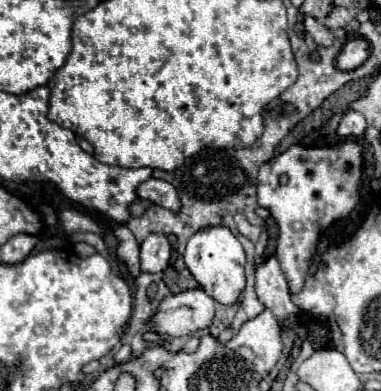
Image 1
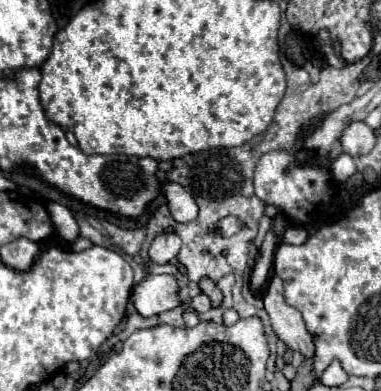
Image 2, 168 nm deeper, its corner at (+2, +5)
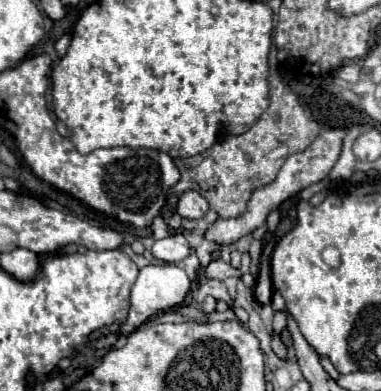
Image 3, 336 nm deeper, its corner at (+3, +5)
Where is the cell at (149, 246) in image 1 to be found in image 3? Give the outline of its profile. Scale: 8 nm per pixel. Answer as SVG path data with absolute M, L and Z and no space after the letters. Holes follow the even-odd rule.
M172 234L168 238L156 240L152 246L152 256L170 264L176 264L182 258L186 258L188 252L190 252L190 246L182 234Z

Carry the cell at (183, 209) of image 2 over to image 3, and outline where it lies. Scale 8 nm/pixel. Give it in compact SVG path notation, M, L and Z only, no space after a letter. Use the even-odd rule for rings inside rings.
M186 190L180 200L178 200L178 208L176 212L182 218L202 218L208 212L208 202L194 190Z

